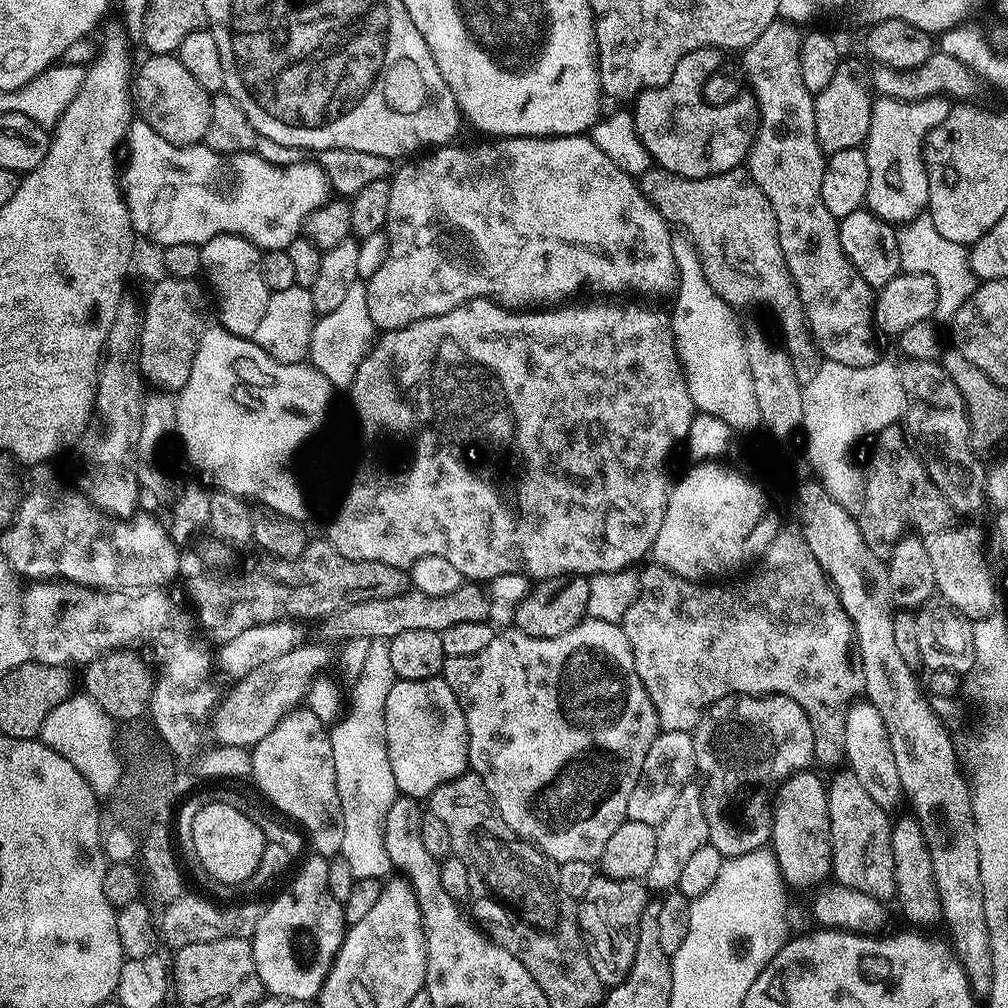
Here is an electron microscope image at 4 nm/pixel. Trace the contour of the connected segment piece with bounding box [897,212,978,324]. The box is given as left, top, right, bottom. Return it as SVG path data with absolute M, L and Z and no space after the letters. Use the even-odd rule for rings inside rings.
M926 212L901 225L897 231L899 238L899 262L903 273L926 274L935 279L938 286L938 301L935 303L933 321L949 323L963 302L970 298L977 286L976 276L968 264L967 247L947 241L934 227L933 219Z

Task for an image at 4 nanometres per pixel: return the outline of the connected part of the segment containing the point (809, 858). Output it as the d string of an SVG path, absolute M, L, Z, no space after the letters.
M812 770L793 772L776 789L772 797L770 850L776 855L781 877L787 885L820 886L832 876L828 790L825 781L820 781Z

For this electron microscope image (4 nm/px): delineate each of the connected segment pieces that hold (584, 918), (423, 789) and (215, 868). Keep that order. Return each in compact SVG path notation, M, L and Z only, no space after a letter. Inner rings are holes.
M597 874L590 890L578 902L580 932L588 945L590 962L594 962L594 974L601 984L621 984L634 966L634 950L638 950L638 926L642 910L648 904L650 892L639 880L619 880Z
M440 676L425 680L397 680L386 694L386 746L397 793L427 798L438 786L469 767L468 731L454 690Z
M212 803L203 806L194 817L193 836L195 853L215 883L235 886L248 884L262 859L266 836L251 820L249 813L234 806Z

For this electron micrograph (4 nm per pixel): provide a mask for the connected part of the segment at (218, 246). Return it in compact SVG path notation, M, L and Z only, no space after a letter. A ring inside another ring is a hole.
M224 233L208 239L199 249L201 273L214 292L219 325L235 336L253 337L264 318L271 293L263 278L261 249L242 236Z

